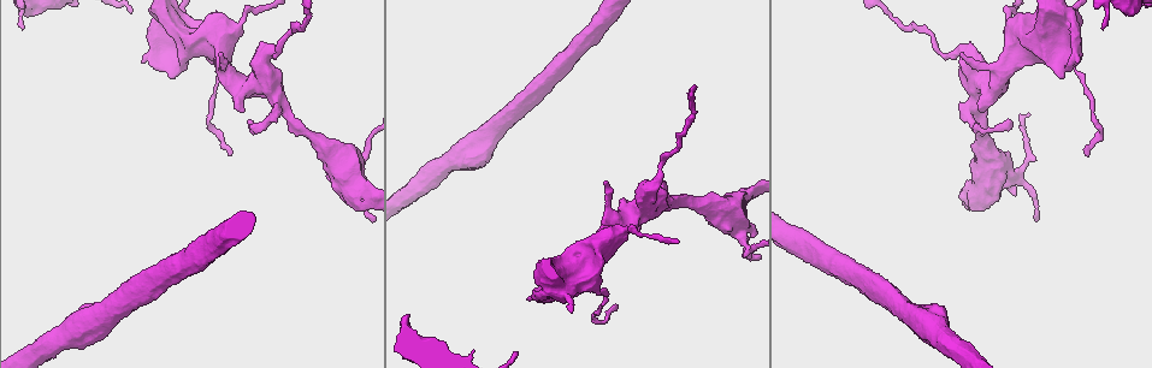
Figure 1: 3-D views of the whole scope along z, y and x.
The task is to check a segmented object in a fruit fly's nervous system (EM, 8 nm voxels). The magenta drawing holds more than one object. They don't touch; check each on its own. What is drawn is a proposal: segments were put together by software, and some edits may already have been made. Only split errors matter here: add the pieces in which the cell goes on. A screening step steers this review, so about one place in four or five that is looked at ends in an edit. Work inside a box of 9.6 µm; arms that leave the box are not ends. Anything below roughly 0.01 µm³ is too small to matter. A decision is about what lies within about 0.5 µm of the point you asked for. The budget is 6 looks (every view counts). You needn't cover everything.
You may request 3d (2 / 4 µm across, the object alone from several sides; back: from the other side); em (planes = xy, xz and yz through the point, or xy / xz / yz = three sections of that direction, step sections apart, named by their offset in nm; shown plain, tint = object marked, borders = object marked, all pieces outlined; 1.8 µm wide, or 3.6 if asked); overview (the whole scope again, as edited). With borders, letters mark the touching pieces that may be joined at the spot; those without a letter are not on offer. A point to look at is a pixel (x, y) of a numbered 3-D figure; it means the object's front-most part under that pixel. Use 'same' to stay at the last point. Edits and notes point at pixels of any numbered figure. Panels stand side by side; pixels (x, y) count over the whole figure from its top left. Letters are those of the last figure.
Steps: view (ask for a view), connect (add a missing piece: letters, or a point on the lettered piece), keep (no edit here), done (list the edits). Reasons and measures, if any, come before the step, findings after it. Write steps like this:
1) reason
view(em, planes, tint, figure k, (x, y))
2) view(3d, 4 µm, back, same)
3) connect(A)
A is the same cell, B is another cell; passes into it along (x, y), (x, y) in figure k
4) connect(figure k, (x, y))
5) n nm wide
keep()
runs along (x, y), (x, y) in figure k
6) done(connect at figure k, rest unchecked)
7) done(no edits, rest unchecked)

view(3d, 4 µm, figure 1, (328, 150))

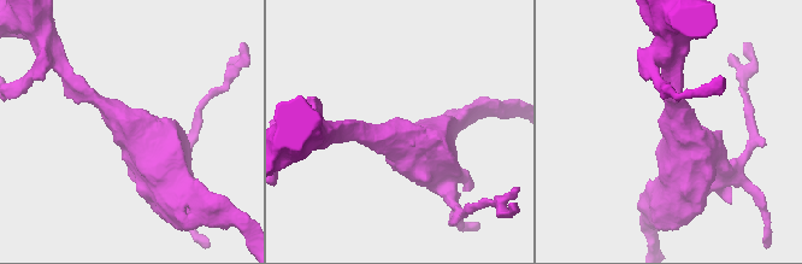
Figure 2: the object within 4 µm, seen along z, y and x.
view(em, 3.6 µm, xy, step 16, tint, figure 2, (679, 128))

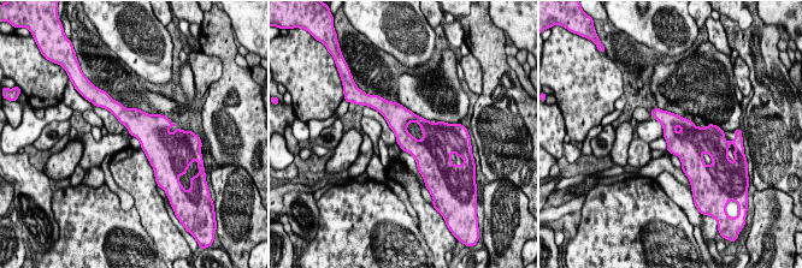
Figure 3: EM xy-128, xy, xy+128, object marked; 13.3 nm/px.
cut it another way
view(em, 3.6 µm, planes, borders, same)

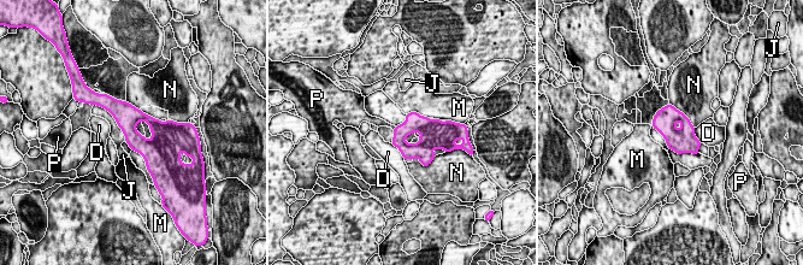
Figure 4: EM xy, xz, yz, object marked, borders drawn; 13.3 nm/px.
J touches over 550 nm
keep()
D, J, M, N and P are other cells; none of them fits

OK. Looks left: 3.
sudden change in width
view(3d, 4 µm, figure 1, (573, 269))

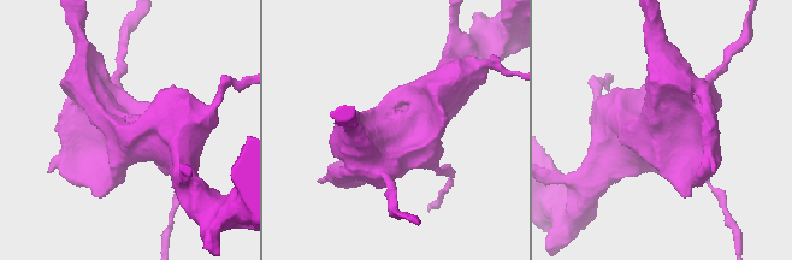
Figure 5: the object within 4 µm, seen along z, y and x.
shape alone is not enough
view(em, 3.6 µm, yz, step 16, tint, figure 5, (661, 135))

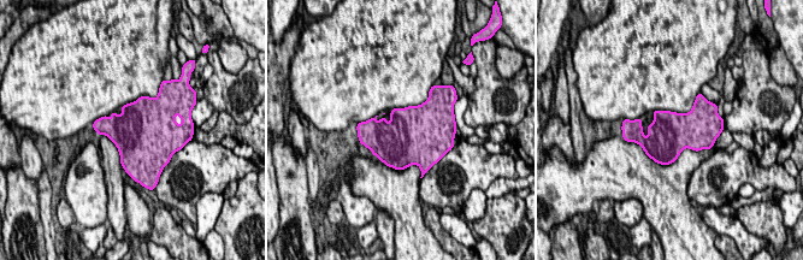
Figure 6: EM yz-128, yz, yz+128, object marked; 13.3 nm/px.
another direction
view(em, 3.6 µm, planes, borders, same)

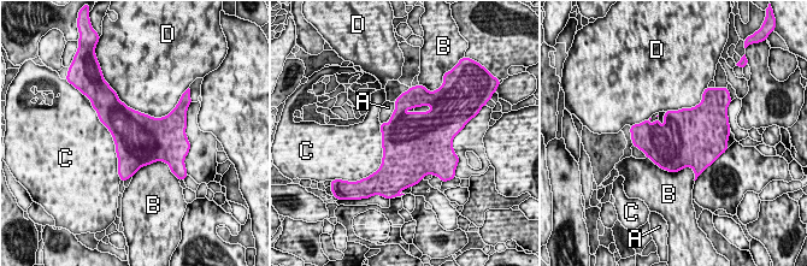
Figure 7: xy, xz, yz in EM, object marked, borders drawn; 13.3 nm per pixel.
700 nm wide
keep()
A, B, C and D are other cells; border along (395, 102), (392, 116), (381, 124) in figure 7; none of them fits

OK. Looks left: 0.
done(no edits, rest unchecked)

